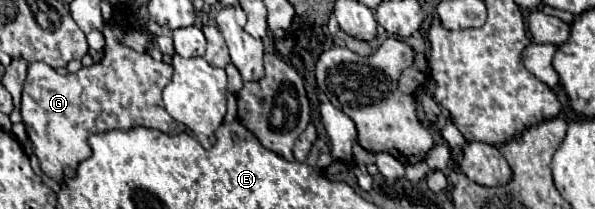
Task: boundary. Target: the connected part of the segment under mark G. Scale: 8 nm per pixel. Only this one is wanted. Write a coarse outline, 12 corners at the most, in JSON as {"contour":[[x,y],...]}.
{"contour":[[121,44],[61,76],[33,62],[21,118],[59,184],[91,134],[187,132],[165,112],[173,68]]}

